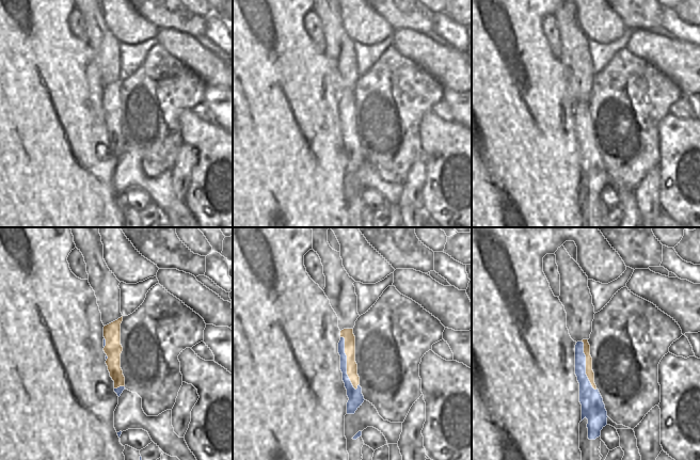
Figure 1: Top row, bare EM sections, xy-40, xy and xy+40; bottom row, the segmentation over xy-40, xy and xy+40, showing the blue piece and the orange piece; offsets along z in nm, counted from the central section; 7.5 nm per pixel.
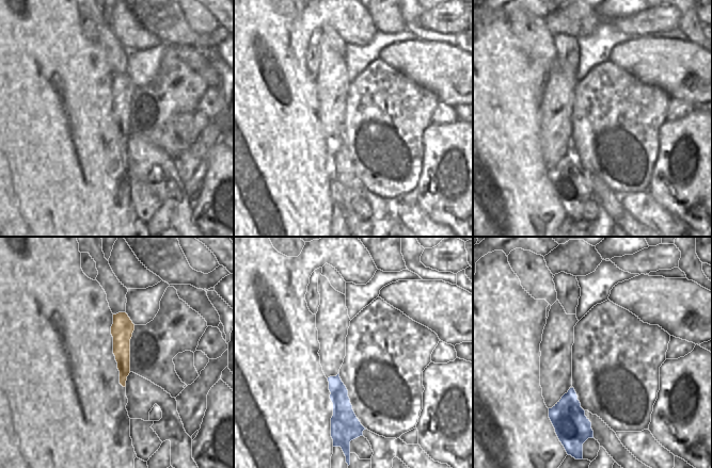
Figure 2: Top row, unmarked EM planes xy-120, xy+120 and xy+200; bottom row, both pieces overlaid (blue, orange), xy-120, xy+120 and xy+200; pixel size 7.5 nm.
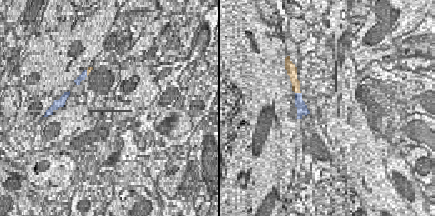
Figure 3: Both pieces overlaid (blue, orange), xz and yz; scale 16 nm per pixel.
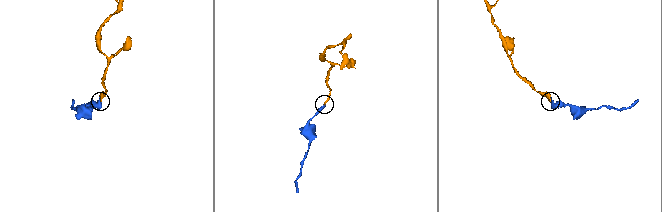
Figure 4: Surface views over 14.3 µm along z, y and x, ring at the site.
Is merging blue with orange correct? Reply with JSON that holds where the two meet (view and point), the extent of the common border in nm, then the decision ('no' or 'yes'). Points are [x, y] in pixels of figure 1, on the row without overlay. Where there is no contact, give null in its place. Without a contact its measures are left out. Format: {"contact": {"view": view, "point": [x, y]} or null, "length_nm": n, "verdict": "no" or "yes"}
{"contact": {"view": "xy", "point": [346, 124]}, "length_nm": 420, "verdict": "no"}

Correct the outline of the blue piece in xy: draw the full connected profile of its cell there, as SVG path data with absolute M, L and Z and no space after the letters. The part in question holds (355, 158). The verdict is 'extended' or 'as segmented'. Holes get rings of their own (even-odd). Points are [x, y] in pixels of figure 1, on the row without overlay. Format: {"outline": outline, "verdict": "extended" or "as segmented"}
{"outline": "M340 98L338 104L338 114L340 116L340 131L343 133L343 142L345 144L345 148L347 150L347 157L349 159L347 163L347 175L354 175L355 172L362 166L364 163L364 157L362 155L362 148L360 145L355 150L347 136L347 116L345 114L345 99Z", "verdict": "as segmented"}

